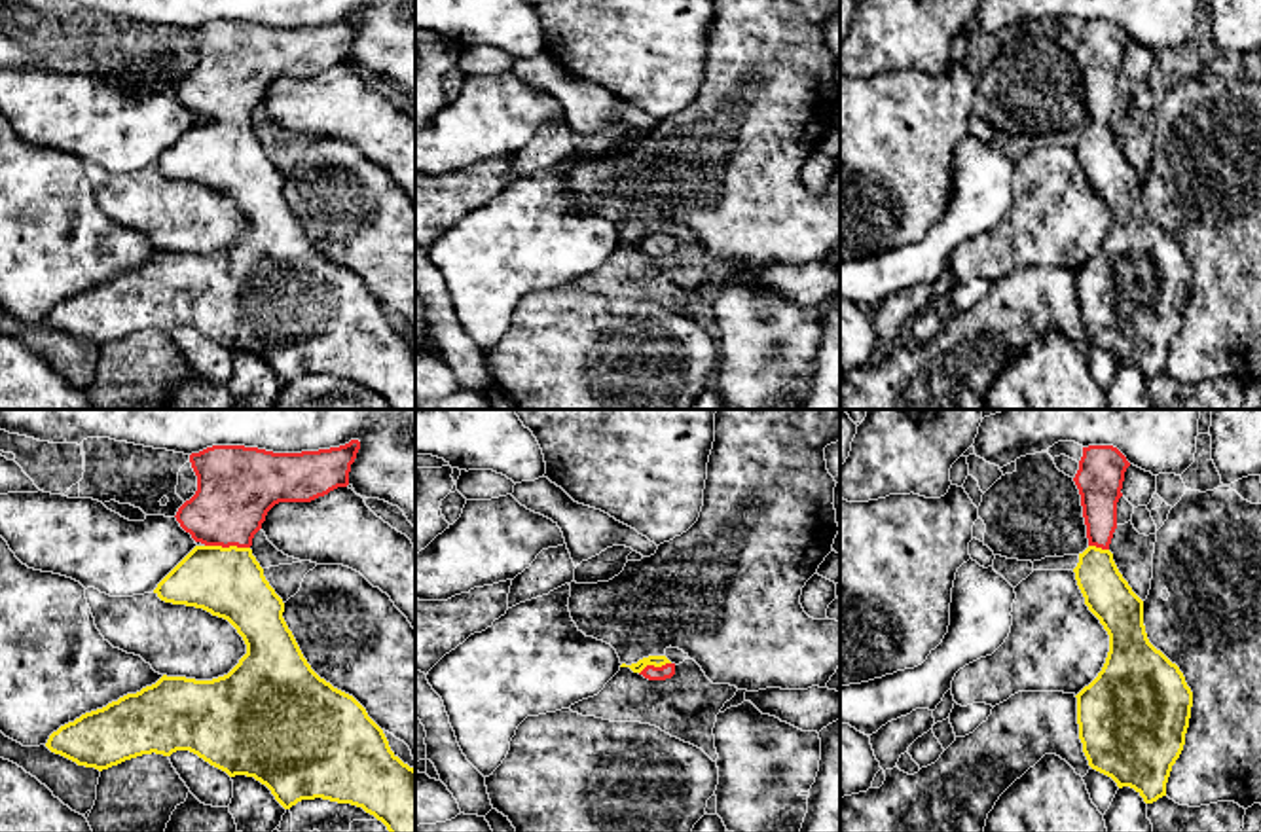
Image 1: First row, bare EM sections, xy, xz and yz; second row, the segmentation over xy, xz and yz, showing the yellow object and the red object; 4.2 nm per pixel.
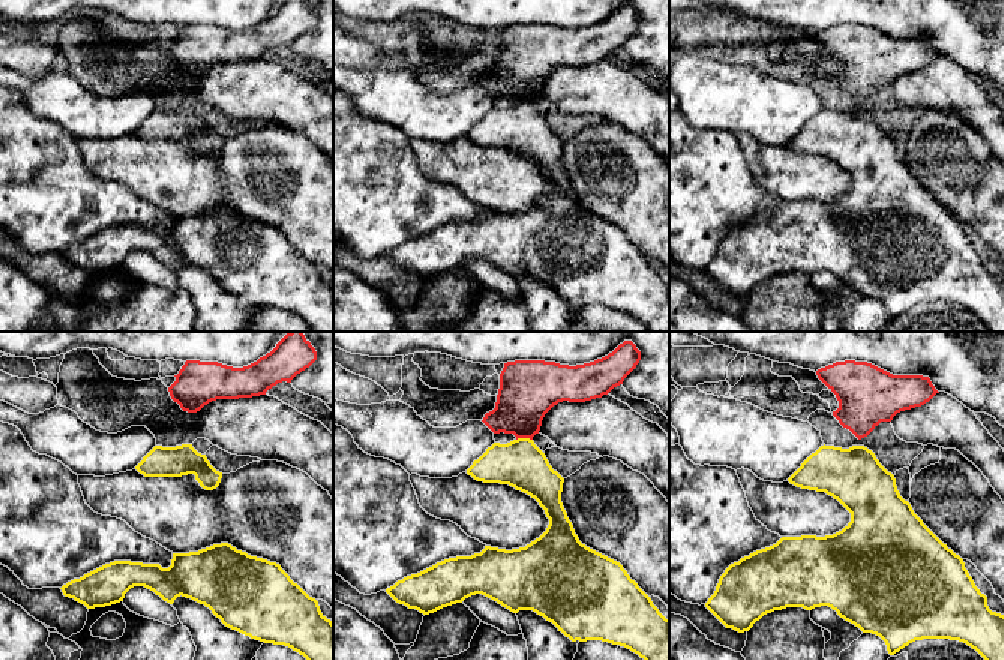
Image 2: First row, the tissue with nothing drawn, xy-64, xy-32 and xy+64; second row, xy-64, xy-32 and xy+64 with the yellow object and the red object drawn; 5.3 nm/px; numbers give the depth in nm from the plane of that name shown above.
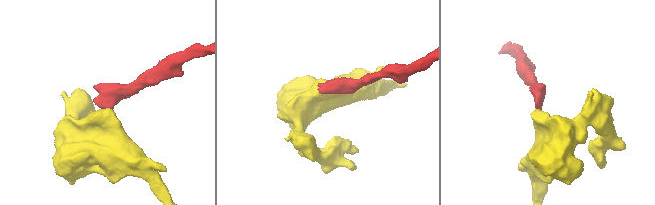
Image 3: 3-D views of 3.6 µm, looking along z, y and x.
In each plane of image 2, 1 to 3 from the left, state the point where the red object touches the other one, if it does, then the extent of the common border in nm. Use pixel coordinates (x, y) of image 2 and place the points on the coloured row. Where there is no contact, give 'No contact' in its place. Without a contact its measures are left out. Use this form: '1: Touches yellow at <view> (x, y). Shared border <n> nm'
1: No contact
2: Touches yellow at xy-32 (524, 438). Shared border 90 nm
3: No contact

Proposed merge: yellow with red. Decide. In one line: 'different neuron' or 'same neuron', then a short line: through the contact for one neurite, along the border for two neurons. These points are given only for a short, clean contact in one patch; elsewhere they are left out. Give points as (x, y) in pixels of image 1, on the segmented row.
same neuron; line xy (228, 582), (230, 546), (236, 488)

